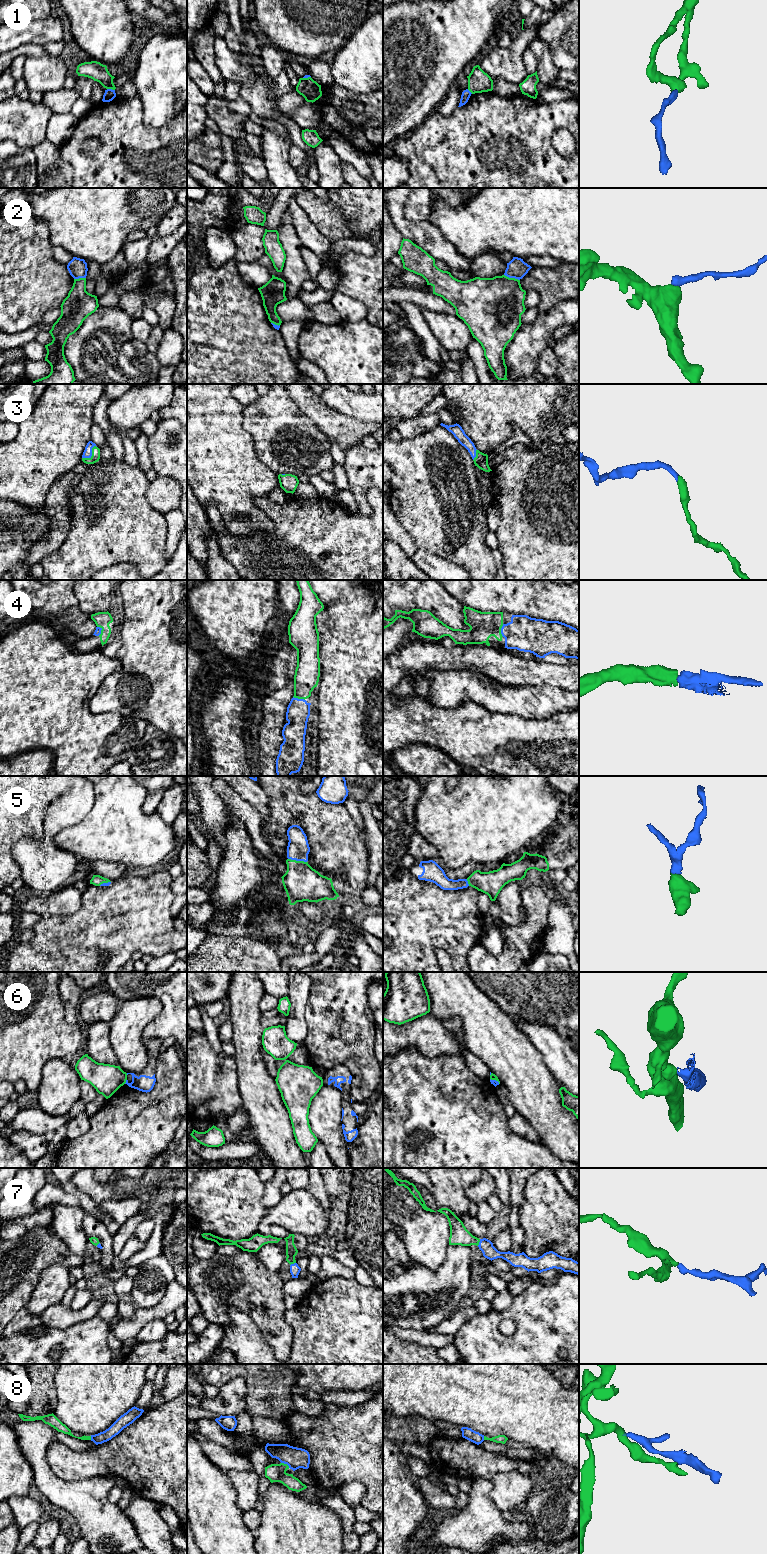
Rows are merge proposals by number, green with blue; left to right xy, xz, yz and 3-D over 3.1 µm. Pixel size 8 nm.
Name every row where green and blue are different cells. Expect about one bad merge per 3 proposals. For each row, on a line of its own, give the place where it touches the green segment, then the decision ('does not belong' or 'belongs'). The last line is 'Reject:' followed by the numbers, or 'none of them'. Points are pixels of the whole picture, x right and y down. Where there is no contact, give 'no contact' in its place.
1: xy (111, 88) | does not belong
2: yz (512, 278) | does not belong
3: xy (92, 455) | belongs
4: yz (500, 630) | belongs
5: xz (297, 861) | belongs
6: xy (125, 1081) | does not belong
7: yz (479, 1241) | belongs
8: xz (285, 1464) | does not belong
Reject: 1, 2, 6, 8

